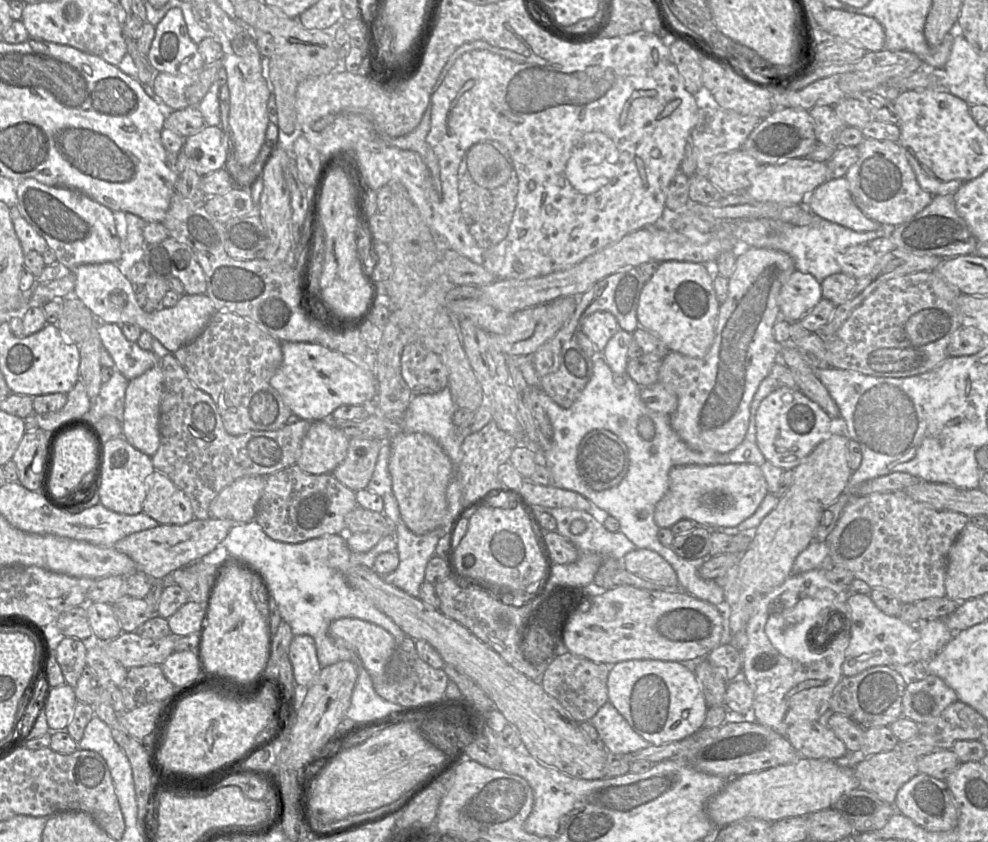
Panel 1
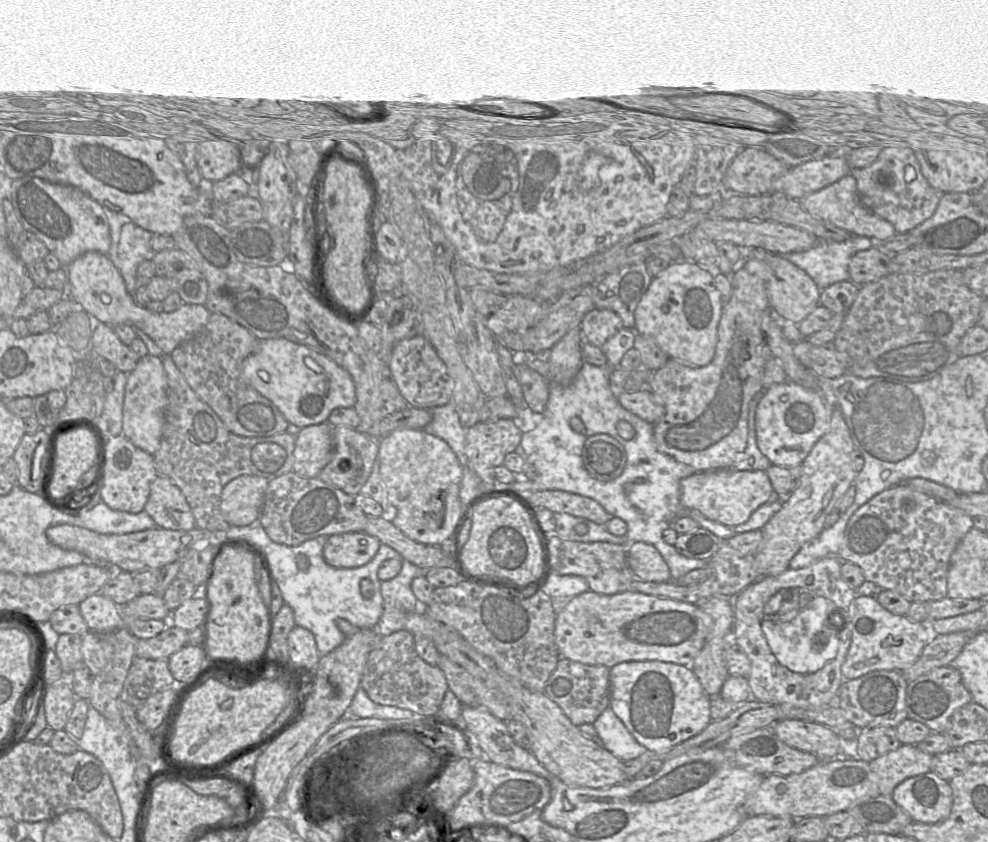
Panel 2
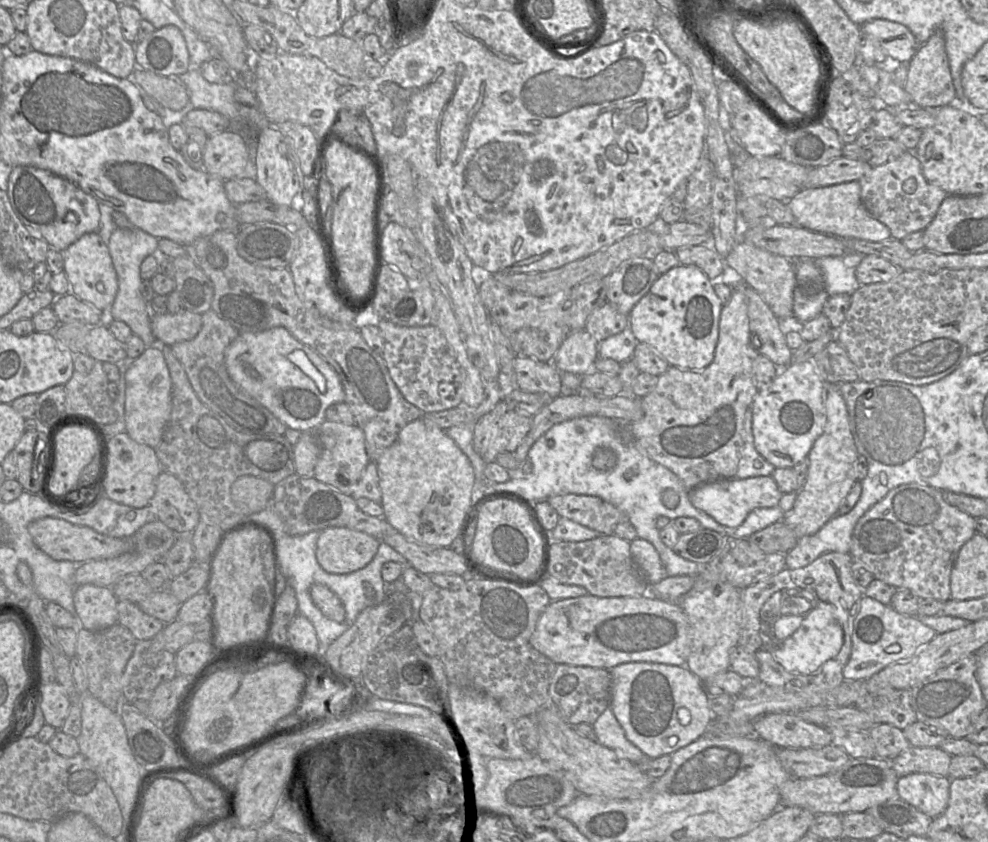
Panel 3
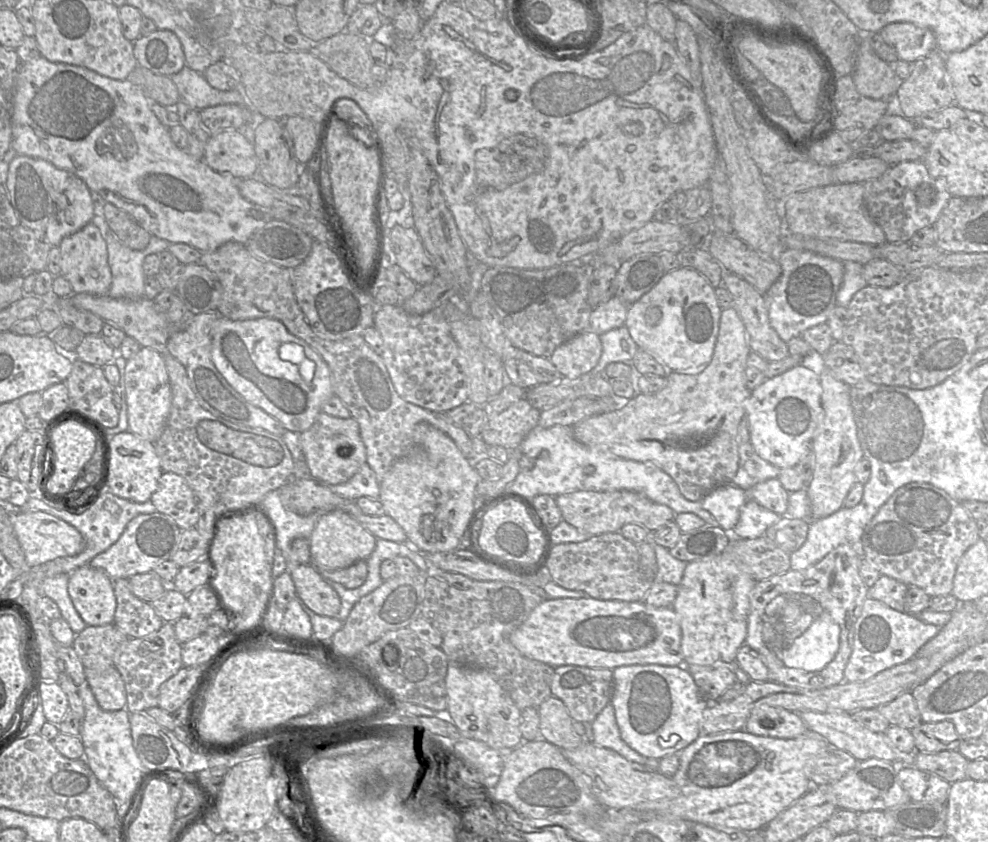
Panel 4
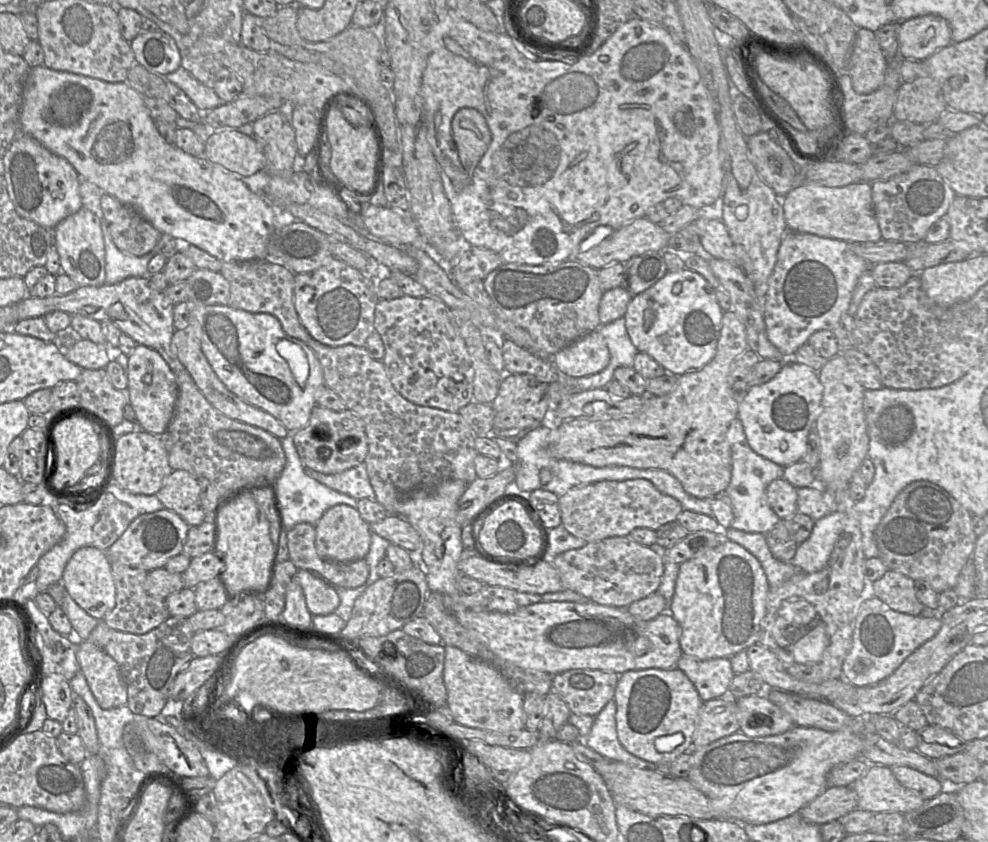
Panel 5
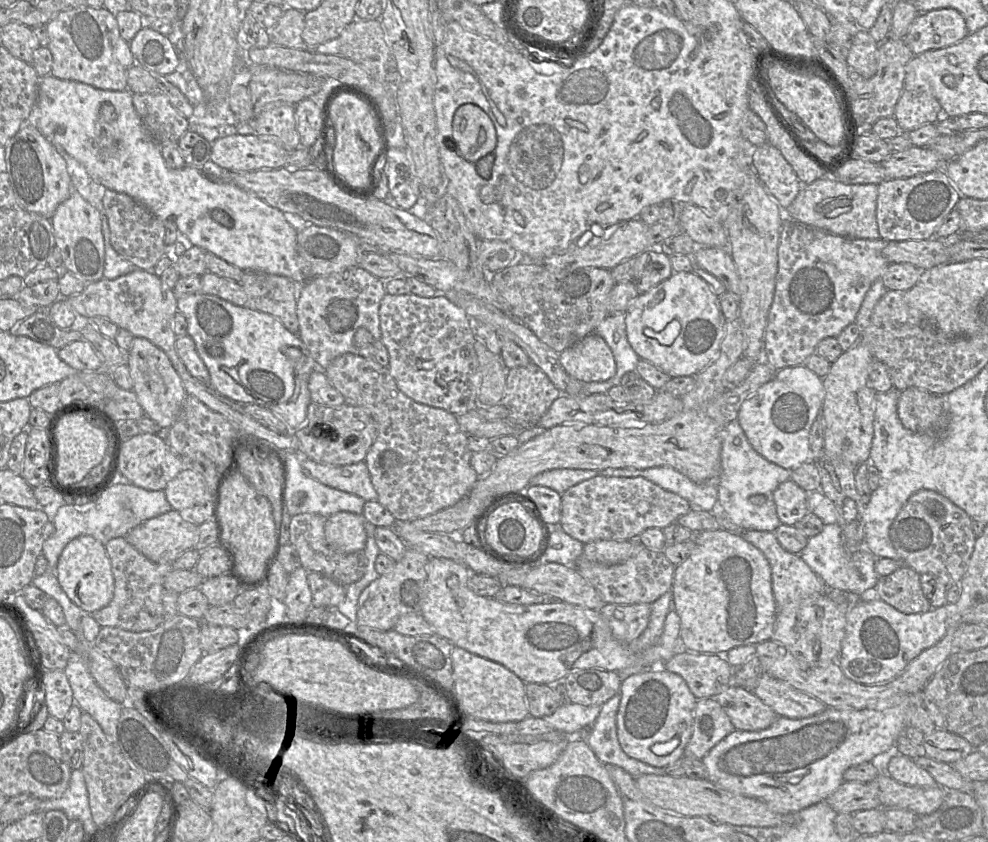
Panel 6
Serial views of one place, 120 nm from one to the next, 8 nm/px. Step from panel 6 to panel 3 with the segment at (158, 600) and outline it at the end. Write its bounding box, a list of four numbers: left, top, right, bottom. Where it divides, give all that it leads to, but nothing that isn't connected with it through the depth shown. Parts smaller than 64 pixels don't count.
[118,600,165,641]

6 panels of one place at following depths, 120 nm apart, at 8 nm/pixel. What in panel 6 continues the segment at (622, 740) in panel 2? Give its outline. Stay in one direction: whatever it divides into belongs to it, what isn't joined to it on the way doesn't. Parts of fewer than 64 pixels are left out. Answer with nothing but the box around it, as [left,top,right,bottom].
[587,692,666,777]

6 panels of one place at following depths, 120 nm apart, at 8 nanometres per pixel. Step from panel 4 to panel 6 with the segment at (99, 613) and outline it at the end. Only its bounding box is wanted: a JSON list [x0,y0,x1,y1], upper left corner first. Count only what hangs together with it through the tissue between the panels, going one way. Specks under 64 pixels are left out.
[54,535,114,614]

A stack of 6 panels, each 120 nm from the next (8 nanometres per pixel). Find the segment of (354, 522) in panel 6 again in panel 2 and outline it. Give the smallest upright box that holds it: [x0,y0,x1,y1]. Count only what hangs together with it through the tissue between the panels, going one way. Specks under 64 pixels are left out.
[323,531,381,568]

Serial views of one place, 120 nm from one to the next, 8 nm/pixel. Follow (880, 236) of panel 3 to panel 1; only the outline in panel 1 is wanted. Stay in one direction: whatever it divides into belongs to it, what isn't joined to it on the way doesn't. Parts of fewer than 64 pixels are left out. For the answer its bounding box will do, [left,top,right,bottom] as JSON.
[804,176,882,232]

